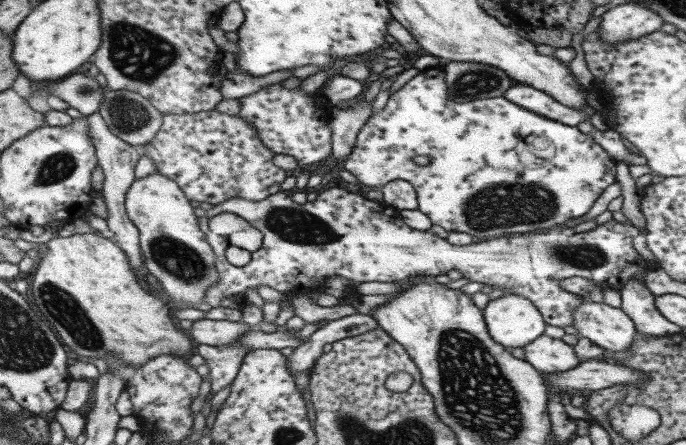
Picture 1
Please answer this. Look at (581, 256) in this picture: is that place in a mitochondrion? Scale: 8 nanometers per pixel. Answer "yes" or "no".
yes

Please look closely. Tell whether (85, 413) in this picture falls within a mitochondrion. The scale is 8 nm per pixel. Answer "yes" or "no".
no

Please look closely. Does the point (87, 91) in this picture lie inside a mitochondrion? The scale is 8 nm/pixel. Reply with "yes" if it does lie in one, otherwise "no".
yes

